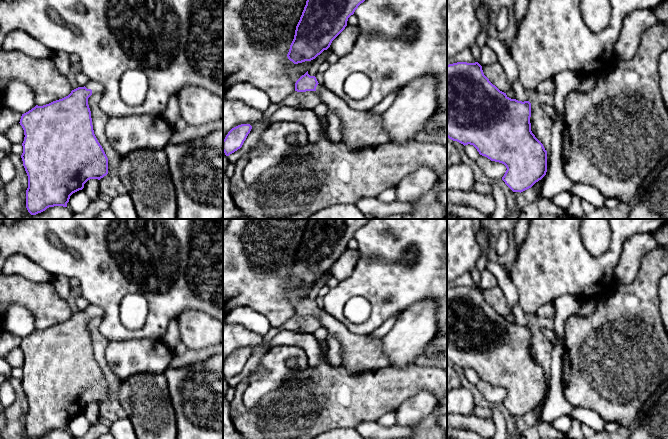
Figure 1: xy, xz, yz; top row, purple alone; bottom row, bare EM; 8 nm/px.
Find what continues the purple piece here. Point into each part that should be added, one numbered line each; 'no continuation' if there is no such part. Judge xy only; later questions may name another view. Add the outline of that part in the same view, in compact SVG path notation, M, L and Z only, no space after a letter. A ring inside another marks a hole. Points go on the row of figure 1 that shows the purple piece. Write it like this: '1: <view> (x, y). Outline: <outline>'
1: xy (95, 87). Outline: M89 81L88 84L85 87L87 89L91 89L92 94L95 94L95 93L102 94L104 92L104 87L101 84L96 83L94 81Z

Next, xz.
1: xz (360, 129). Outline: M317 85L321 102L335 112L342 123L342 141L353 150L386 144L390 137L383 127L382 114L370 111L356 111L325 86Z

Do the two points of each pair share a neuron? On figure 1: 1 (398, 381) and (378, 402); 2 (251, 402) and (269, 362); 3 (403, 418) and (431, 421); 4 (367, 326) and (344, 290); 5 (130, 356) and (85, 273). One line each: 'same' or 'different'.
1: same
2: same
3: different
4: same
5: different

